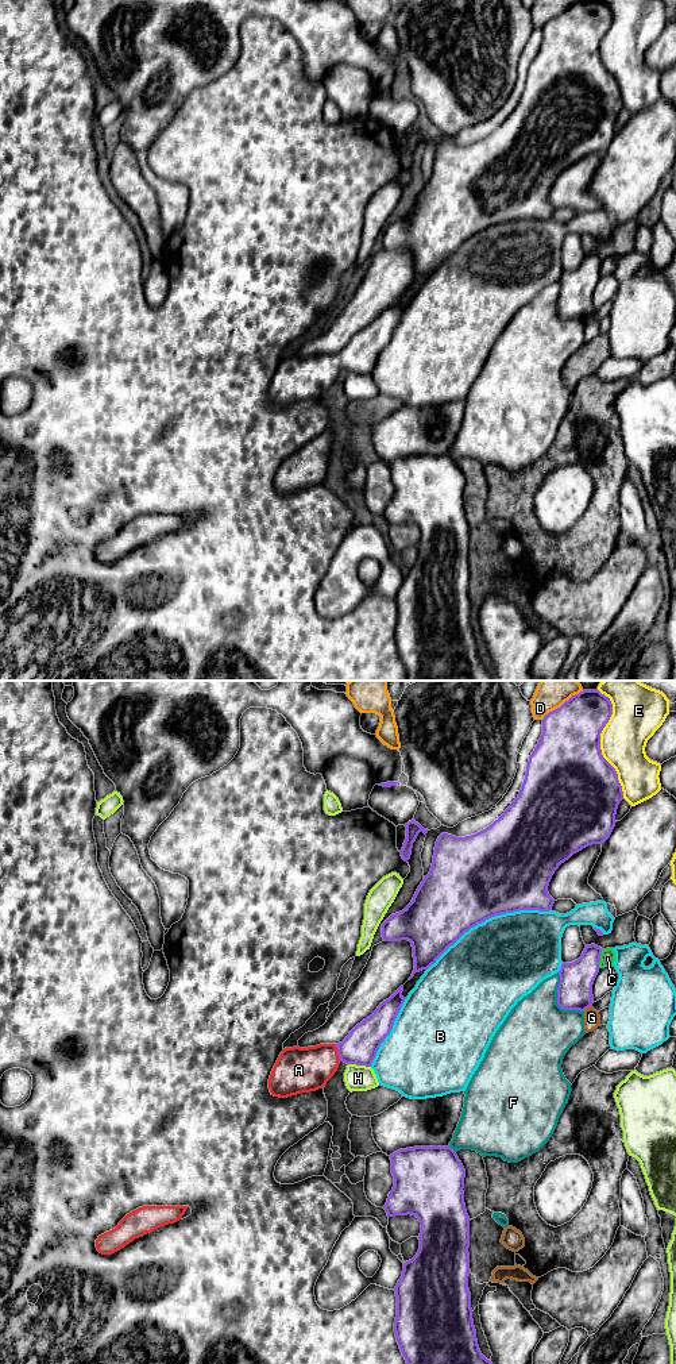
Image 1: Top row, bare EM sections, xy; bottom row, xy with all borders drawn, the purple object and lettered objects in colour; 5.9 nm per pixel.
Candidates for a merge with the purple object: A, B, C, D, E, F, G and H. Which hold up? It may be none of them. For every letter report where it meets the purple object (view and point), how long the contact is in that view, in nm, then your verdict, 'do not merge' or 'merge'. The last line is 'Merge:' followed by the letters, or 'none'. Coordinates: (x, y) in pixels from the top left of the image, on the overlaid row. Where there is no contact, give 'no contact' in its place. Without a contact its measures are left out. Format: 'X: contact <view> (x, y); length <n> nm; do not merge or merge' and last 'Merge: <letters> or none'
A: contact xy (338, 1052); length 110 nm; merge
B: contact xy (487, 919); length 800 nm; do not merge
C: contact xy (599, 959); length 110 nm; do not merge
D: contact xy (563, 704); length 300 nm; do not merge
E: contact xy (599, 743); length 650 nm; do not merge
F: contact xy (557, 1001); length 280 nm; do not merge
G: contact xy (587, 1008); length 70 nm; do not merge
H: contact xy (359, 1064); length 140 nm; do not merge
Merge: A

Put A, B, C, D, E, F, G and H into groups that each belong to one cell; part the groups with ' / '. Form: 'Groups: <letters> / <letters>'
Groups: A / B / C / D / E / F / G / H

